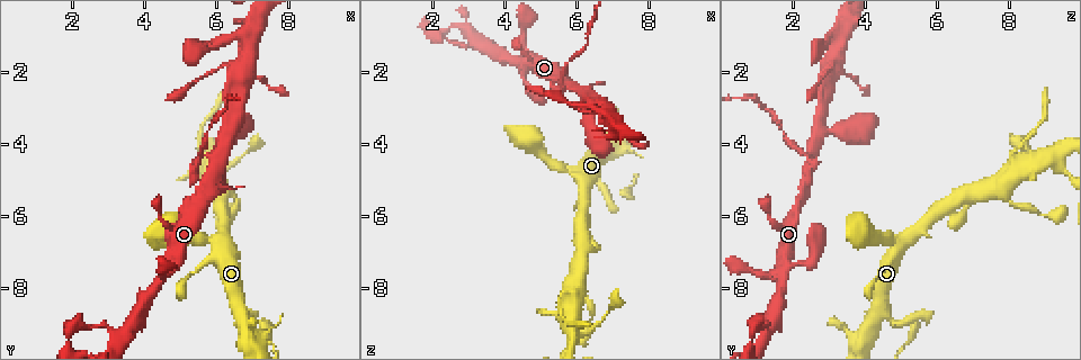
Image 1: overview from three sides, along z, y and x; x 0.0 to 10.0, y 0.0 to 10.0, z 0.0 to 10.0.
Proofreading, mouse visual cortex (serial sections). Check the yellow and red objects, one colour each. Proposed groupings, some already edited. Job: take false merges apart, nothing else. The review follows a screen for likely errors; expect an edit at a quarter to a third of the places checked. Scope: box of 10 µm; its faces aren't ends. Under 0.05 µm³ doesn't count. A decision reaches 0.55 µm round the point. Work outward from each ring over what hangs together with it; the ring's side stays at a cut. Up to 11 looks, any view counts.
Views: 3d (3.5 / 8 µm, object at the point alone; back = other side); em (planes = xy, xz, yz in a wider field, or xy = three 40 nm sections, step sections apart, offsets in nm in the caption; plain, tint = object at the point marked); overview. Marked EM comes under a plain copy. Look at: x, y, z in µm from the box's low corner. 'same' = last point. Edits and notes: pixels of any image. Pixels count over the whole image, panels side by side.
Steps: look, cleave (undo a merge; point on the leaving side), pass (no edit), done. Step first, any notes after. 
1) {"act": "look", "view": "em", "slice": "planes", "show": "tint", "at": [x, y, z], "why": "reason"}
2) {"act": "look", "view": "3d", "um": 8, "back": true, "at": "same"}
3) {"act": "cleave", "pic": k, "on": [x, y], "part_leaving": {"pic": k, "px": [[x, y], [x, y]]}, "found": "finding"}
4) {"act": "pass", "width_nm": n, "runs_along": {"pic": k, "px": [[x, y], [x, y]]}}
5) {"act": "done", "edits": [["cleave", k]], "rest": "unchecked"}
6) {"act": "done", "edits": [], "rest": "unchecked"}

{"act": "look", "view": "3d", "um": 3.5, "at": [5.90, 5.30, 7.85], "why": "three arms meet"}

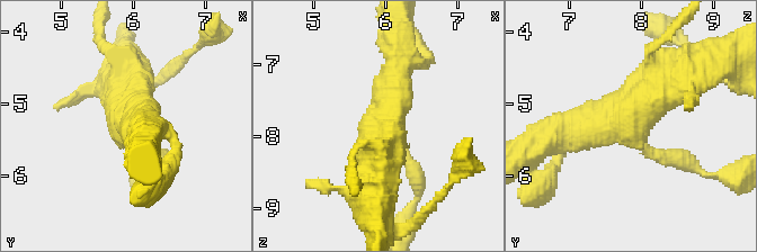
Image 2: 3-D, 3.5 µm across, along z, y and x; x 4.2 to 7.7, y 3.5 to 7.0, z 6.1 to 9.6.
{"act": "look", "view": "em", "slice": "planes", "show": "tint", "at": [5.95, 5.30, 7.80], "arms": 3, "arm_widths_nm": [150, 400, 500]}

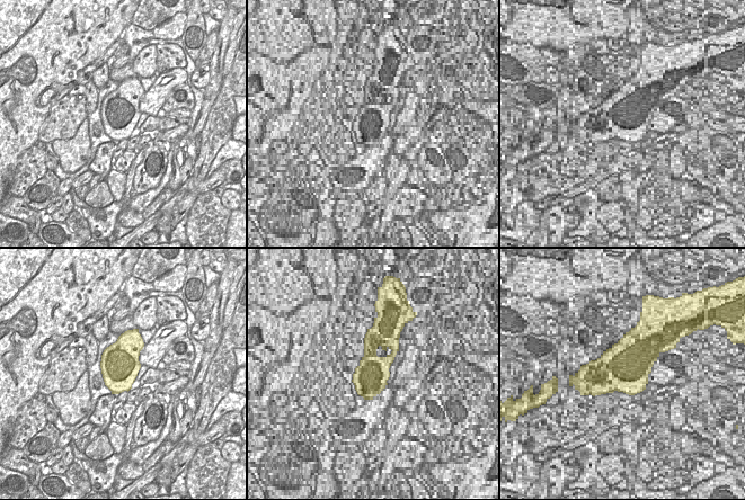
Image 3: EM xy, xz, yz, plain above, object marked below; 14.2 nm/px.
{"act": "pass", "runs_along": {"pic": 2, "px": [[557, 133], [625, 123], [680, 74]]}, "found": "one cell here"}

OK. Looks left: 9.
{"act": "look", "view": "3d", "um": 3.5, "at": [6.00, 4.60, 2.40], "why": "branch point"}

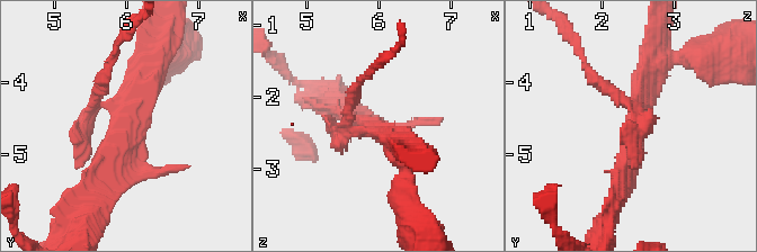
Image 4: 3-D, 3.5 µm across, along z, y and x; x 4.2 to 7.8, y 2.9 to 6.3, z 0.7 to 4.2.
{"act": "look", "view": "em", "slice": "xy", "step": 2, "show": "tint", "at": [6.00, 4.55, 2.45], "why": "shape alone is not enough"}

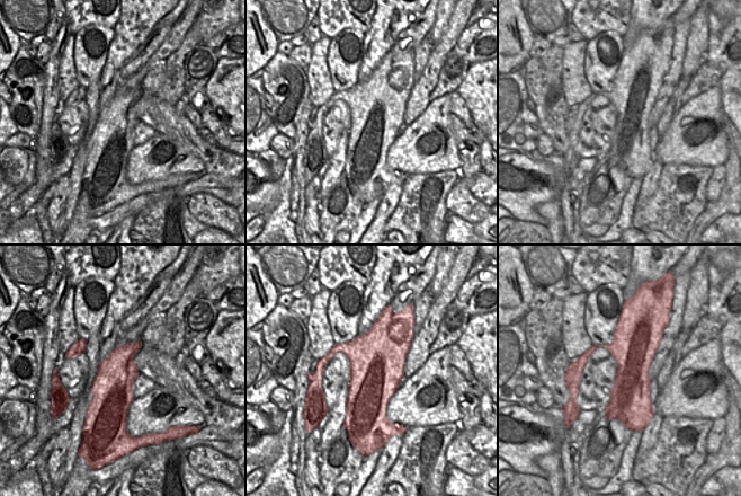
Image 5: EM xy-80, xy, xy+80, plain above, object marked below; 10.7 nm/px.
{"act": "look", "view": "em", "slice": "planes", "show": "tint", "at": "same", "why": "cut it another way"}

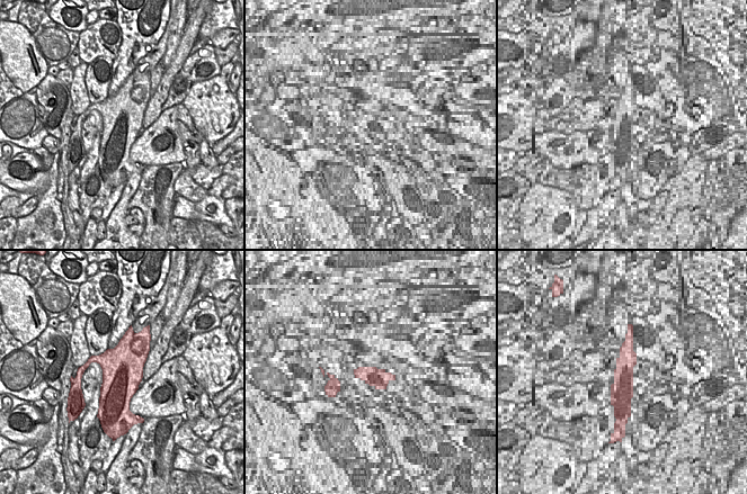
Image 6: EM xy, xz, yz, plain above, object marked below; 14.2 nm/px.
{"act": "cleave", "pic": 4, "on": [74, 133], "part_leaving": {"pic": 4, "px": [[104, 104], [96, 90], [124, 35]]}, "found": "two cells meet here"}

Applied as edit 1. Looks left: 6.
{"act": "look", "view": "3d", "um": 3.5, "at": [4.55, 7.35, 1.80], "why": "arms part here"}

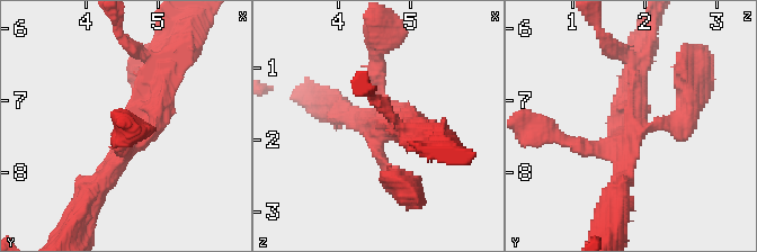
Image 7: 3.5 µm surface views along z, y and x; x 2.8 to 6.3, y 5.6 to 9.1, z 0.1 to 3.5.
{"act": "look", "view": "em", "slice": "xy", "step": 5, "show": "tint", "at": [4.55, 7.40, 1.90], "arms": 3, "arm_widths_nm": [250, 250, 300], "why": "shape alone is not enough"}

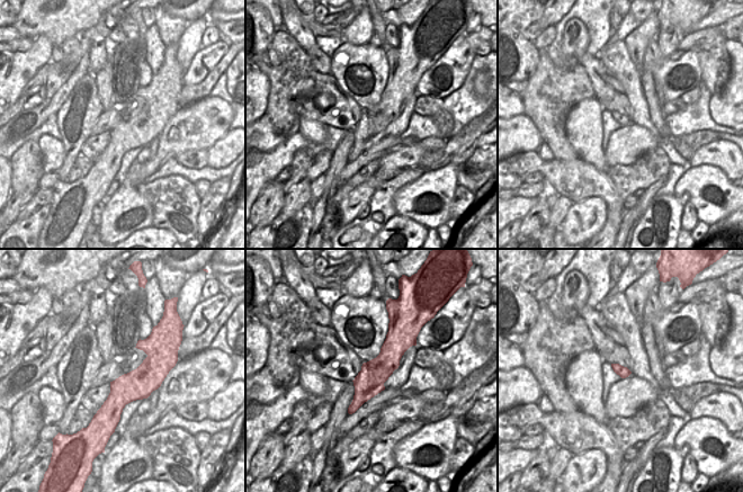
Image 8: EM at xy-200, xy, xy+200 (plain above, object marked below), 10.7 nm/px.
{"act": "look", "view": "em", "slice": "xy", "step": 1, "show": "tint", "at": "same"}

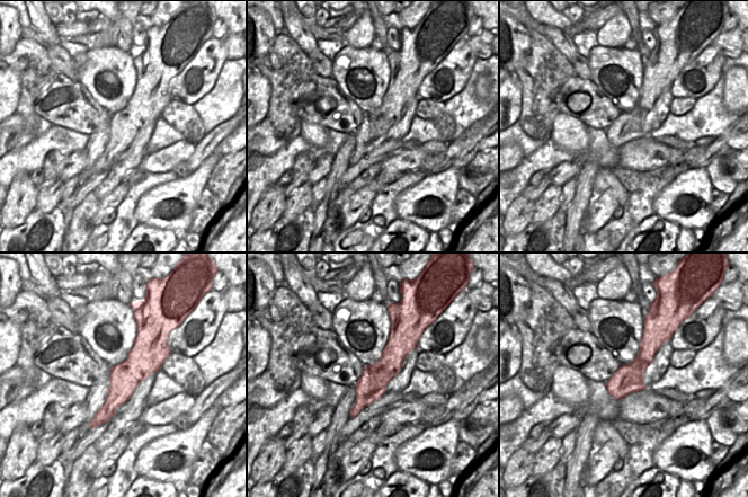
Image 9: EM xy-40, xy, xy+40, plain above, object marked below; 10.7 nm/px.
{"act": "pass", "found": "continuous, no second cell"}

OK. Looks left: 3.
{"act": "look", "view": "3d", "um": 3.5, "at": [6.85, 2.00, 3.05], "why": "arms part here"}

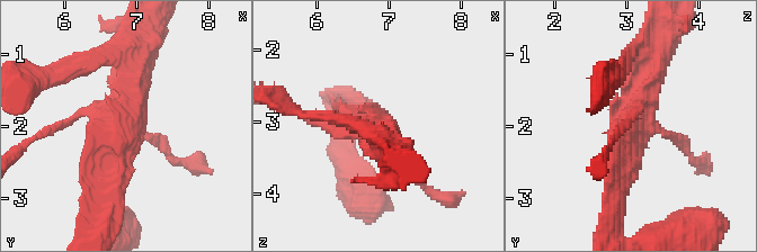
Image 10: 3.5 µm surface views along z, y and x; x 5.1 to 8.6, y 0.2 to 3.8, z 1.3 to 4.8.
{"act": "look", "view": "em", "slice": "xy", "step": 2, "show": "tint", "at": [6.80, 2.05, 3.00], "why": "shape alone is not enough"}

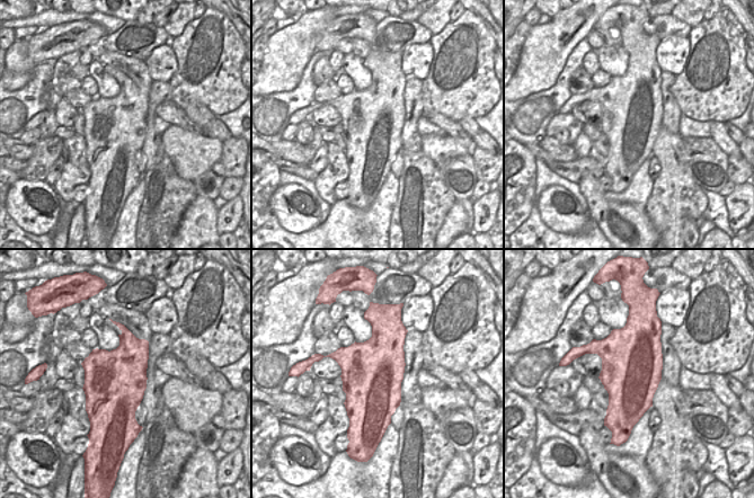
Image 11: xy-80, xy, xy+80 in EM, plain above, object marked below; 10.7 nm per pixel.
{"act": "pass", "runs_along": {"pic": 10, "px": [[616, 201], [649, 60]]}, "found": "continuous, no second cell"}

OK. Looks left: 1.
{"act": "done", "edits": [["cleave", 4]], "rest": "unchecked"}

